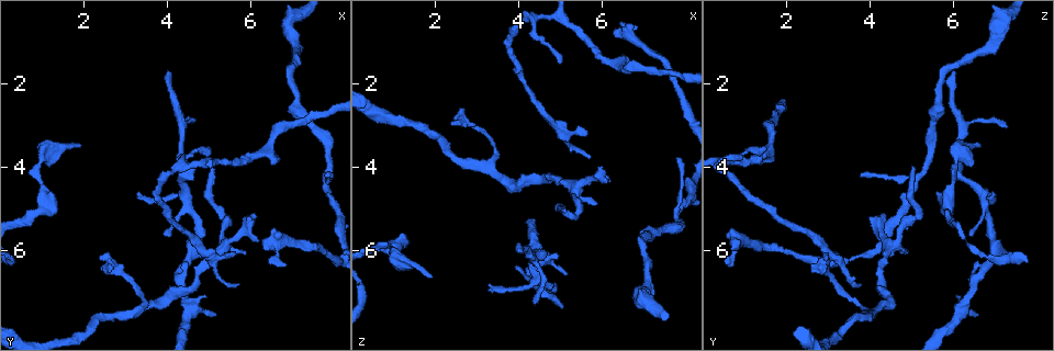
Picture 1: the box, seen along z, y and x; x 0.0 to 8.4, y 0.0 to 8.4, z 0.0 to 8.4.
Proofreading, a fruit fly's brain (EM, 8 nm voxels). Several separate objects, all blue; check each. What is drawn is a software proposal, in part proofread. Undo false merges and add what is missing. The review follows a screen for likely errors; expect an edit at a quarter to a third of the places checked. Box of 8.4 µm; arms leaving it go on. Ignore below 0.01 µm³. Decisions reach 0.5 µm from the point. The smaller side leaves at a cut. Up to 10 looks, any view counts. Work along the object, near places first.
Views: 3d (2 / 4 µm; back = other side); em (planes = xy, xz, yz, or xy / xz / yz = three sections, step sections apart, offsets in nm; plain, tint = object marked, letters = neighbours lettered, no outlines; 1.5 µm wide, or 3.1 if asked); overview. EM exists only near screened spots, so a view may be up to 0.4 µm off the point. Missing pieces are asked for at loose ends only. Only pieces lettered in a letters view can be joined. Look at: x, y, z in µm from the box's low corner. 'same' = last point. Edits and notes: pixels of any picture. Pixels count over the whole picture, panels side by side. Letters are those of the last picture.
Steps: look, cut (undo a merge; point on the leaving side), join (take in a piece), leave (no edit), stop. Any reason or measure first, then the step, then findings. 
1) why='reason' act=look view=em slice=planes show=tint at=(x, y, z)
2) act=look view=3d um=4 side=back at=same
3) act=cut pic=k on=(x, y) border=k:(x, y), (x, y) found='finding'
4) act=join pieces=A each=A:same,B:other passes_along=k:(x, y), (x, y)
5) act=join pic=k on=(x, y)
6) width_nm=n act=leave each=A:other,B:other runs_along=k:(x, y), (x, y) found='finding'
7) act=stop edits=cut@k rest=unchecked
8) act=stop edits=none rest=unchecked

why='branch stops here' act=look view=em slice=planes show=letters at=(5.05, 3.90, 4.95)

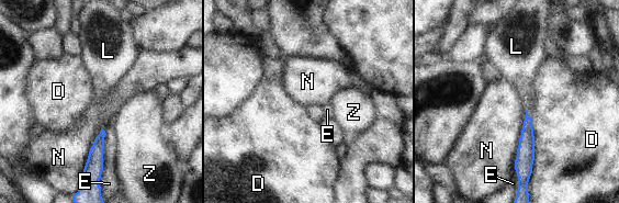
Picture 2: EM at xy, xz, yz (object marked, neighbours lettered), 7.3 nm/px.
longest_contact=N:440nm act=join pieces=L each=D:other,E:other,L:same,N:other,Z:other found='the cell continues'

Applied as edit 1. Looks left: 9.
why='see it whole again' act=look view=overview

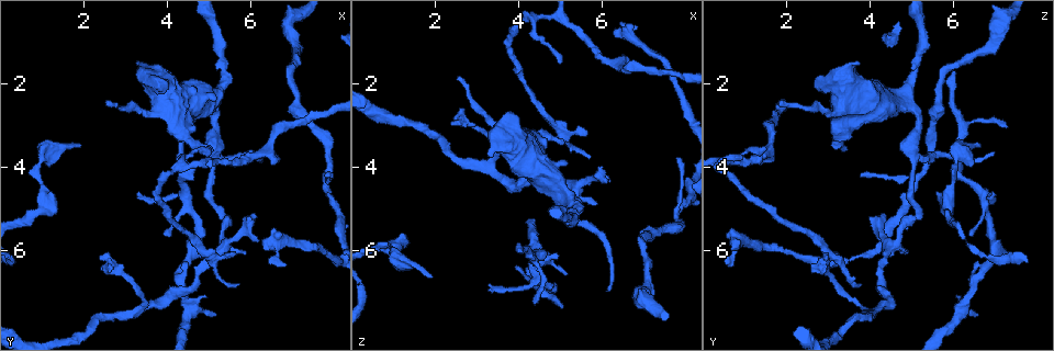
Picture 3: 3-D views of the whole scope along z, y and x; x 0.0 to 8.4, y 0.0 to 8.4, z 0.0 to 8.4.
why='free end' act=look view=3d um=4 at=(3.95, 1.70, 6.05)

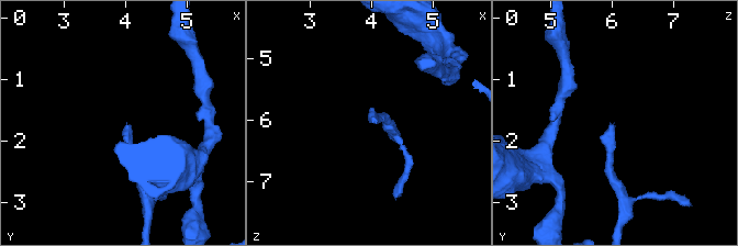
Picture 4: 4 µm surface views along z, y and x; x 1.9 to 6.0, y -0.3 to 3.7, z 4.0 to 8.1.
act=look view=em slice=planes show=letters at=(4.00, 1.70, 6.00)

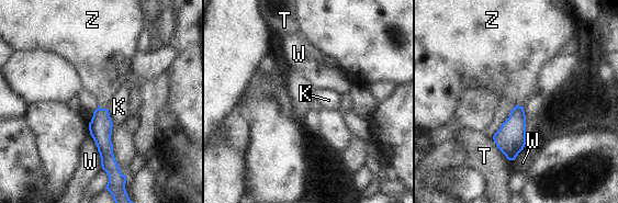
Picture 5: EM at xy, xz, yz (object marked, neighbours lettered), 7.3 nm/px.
act=join pieces=Z each=K:other,T:other,W:other,Z:same passes_along=5:(100, 127), (102, 109), (102, 75) found='the cell continues'

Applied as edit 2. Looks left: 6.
act=look view=overview

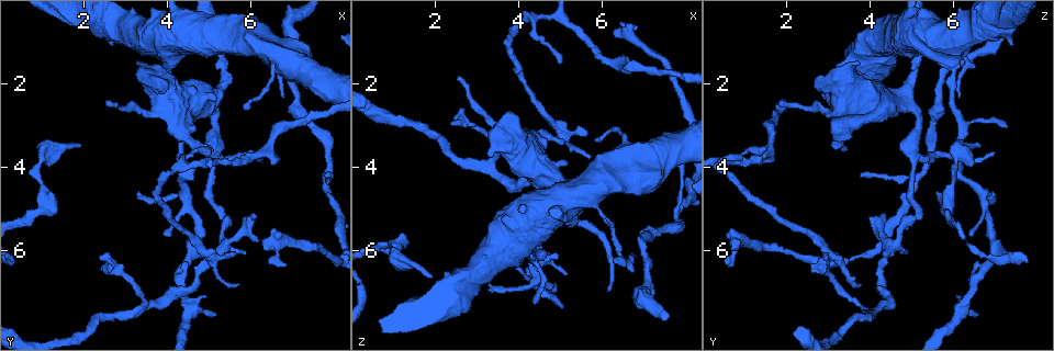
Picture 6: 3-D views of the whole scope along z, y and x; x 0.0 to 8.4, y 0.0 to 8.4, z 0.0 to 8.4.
why='branch point' act=look view=em slice=xz step=8 show=tint at=(7.80, 4.30, 5.10)

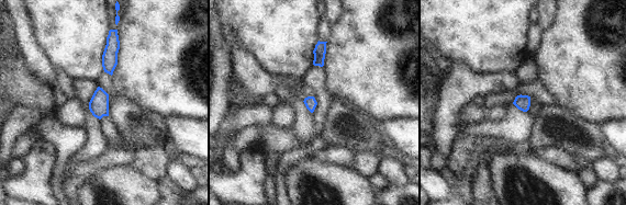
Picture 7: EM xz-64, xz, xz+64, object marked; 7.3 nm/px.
act=look view=em slice=yz step=4 show=letters at=same

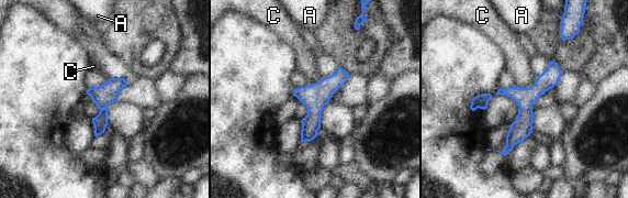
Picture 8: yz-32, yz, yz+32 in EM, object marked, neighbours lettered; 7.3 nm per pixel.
longest_contact=C:190nm act=leave each=A:other,C:other runs_along=8:(553, 65), (506, 150) found='one cell here'

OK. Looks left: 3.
why='branch point' act=look view=3d um=2 at=(4.50, 7.30, 6.20)

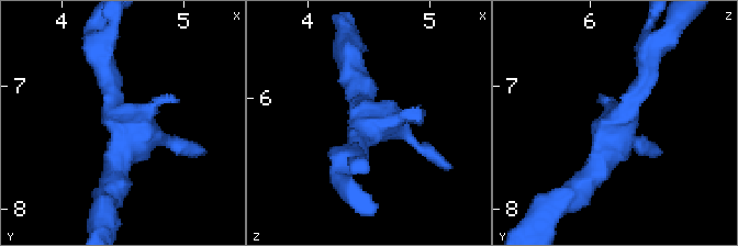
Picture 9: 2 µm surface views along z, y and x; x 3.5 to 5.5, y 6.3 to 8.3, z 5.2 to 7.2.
why='now the EM' act=look view=em slice=yz step=4 show=letters at=(4.54, 7.32, 6.22)

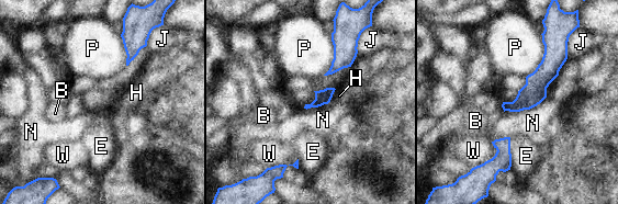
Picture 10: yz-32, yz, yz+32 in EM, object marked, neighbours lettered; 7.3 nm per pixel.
act=look view=em slice=planes show=letters at=same

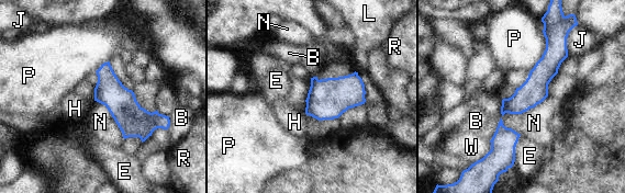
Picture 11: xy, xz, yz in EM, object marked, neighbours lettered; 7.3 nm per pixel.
act=leave each=B:other,E:other,H:other,J:other,L:other,N:other,P:other,R:other,W:other border=11:(547, 95), (502, 124) found='one cell here'

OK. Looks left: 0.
act=stop edits=join@2,join@5 rest=unchecked

